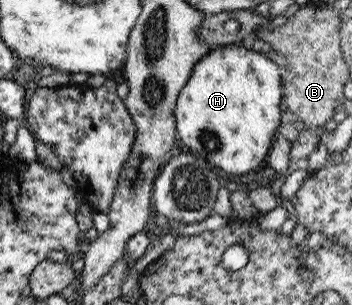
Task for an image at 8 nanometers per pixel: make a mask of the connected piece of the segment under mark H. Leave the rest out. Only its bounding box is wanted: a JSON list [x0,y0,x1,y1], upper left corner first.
[173,43,281,193]

